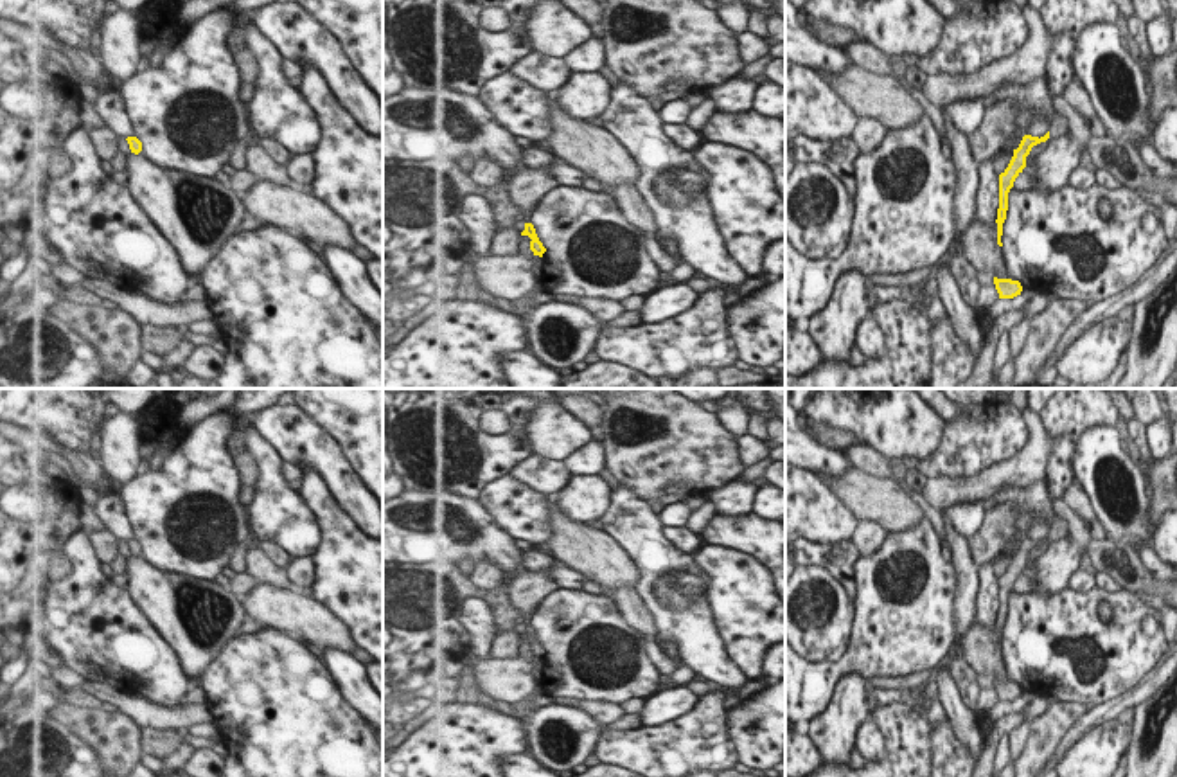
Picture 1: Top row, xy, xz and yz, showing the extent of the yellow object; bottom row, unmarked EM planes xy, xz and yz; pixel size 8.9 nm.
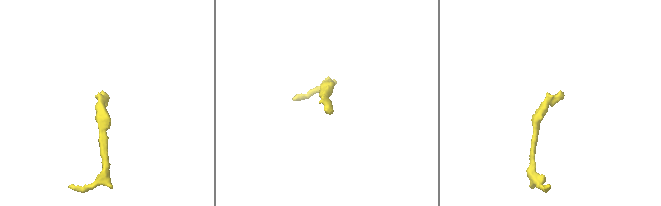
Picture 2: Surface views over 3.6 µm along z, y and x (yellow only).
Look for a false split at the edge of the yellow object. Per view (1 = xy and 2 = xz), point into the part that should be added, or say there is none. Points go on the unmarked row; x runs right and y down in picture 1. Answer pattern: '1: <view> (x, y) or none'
1: none
2: none

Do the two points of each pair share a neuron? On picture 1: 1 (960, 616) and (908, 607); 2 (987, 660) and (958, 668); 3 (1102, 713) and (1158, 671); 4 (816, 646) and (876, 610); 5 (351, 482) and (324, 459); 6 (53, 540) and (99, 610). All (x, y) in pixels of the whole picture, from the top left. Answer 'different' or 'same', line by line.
1: different
2: different
3: same
4: different
5: same
6: different

